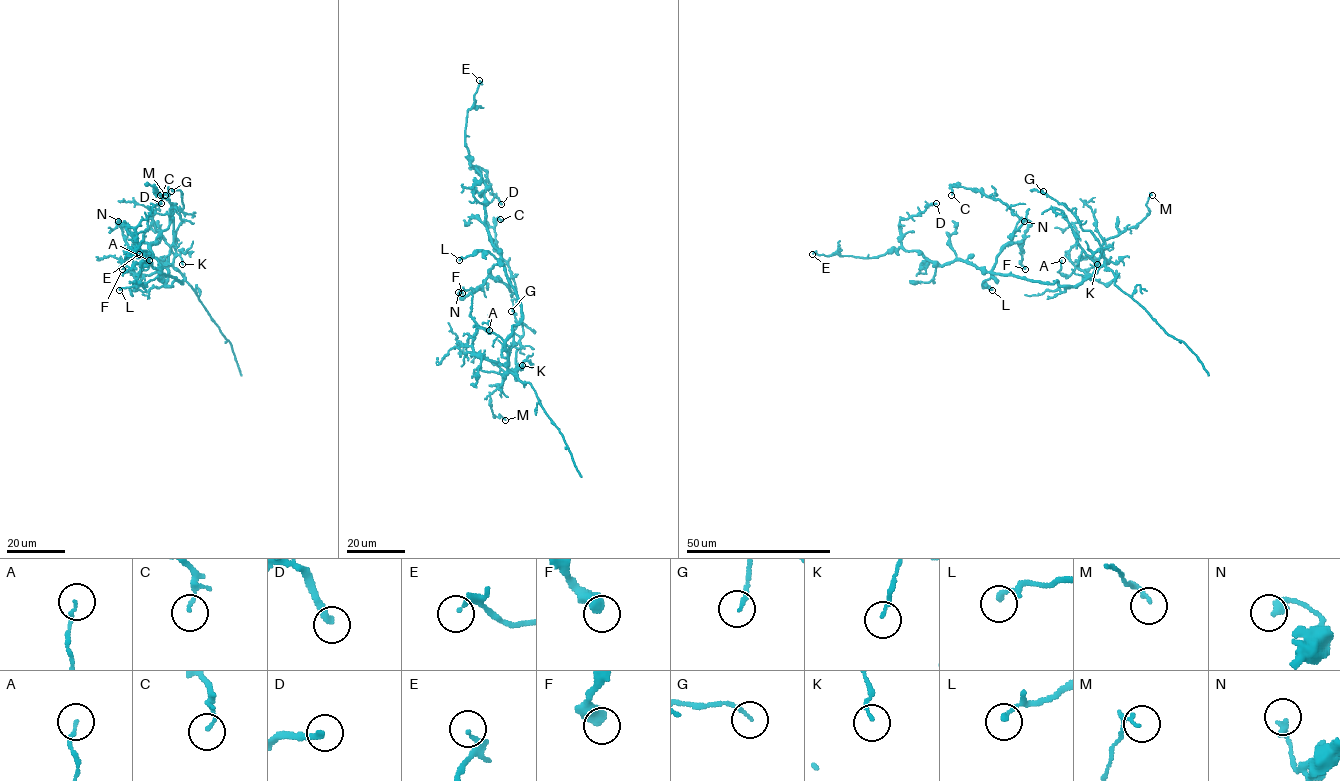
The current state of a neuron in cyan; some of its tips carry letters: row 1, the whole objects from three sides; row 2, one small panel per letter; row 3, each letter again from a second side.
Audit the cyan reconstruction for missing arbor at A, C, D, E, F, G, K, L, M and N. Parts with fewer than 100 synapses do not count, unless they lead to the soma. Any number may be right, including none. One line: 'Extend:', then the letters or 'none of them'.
Extend: none of them

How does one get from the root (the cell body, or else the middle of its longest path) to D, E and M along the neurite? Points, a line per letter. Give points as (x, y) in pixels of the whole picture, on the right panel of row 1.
D: (1035, 281), (992, 273), (959, 260), (938, 265), (917, 251), (906, 251), (899, 221), (936, 203)
E: (1035, 281), (992, 273), (959, 260), (938, 265), (917, 251), (900, 248), (873, 257), (812, 254)
M: (1035, 281), (1074, 286), (1091, 276), (1105, 262), (1102, 244), (1140, 223), (1149, 213), (1146, 203), (1152, 195)

